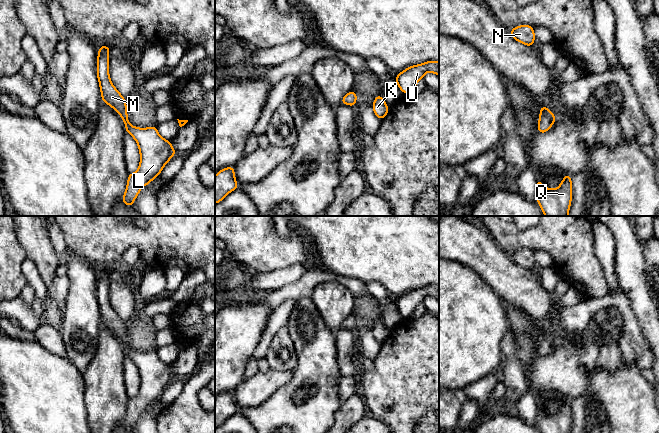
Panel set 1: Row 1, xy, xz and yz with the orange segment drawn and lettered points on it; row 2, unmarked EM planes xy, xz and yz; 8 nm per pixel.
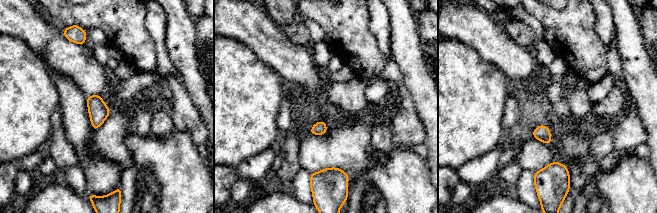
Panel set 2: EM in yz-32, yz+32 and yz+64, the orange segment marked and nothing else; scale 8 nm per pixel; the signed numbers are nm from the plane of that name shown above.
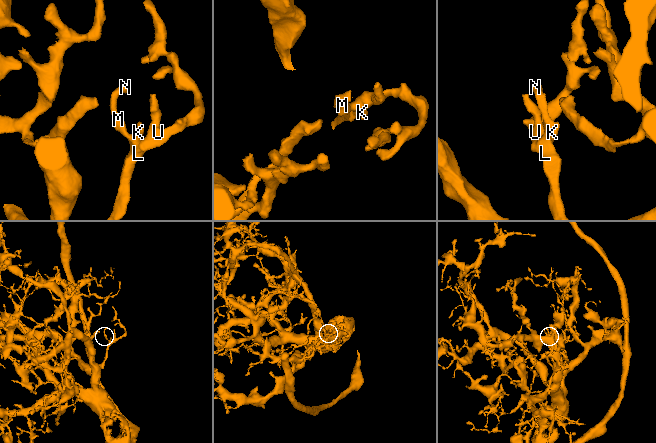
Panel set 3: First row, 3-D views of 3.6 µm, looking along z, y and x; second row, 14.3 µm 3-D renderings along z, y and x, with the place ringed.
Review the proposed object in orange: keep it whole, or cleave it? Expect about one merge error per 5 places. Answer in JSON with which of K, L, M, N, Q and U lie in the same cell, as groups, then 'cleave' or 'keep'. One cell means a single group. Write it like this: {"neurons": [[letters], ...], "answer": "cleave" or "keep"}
{"neurons": [["K", "L", "M", "N", "Q", "U"]], "answer": "keep"}

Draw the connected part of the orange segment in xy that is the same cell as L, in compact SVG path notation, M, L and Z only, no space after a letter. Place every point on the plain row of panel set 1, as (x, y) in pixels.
M101 269L97 281L97 302L102 325L111 330L123 343L126 356L137 366L140 376L140 388L136 396L128 399L128 405L122 425L132 431L142 411L159 400L163 391L176 379L171 366L160 360L156 350L138 352L128 345L127 329L124 321L114 311L109 300L110 271Z

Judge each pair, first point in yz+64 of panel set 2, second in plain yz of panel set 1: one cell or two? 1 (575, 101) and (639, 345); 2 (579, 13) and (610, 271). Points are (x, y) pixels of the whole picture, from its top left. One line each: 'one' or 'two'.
1: one
2: two

